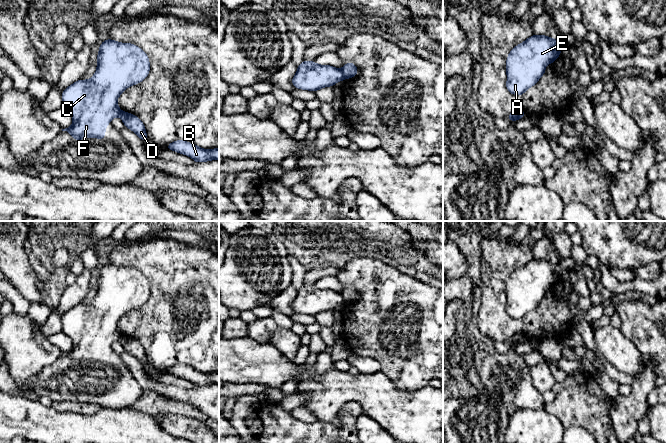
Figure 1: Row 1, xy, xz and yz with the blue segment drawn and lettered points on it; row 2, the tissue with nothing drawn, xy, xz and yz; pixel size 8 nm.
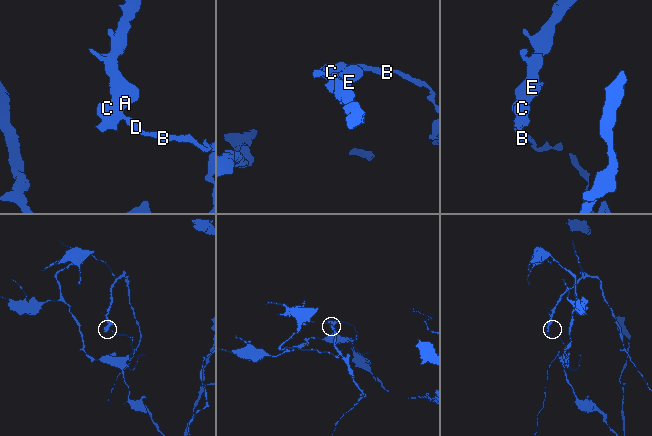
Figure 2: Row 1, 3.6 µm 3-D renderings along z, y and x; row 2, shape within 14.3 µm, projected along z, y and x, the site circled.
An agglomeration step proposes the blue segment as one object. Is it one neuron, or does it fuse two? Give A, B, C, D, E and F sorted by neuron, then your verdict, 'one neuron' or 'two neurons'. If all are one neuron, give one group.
groups A C E F / B D; two neurons

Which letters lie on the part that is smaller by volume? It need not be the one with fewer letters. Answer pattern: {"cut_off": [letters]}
{"cut_off": ["A", "C", "E", "F"]}

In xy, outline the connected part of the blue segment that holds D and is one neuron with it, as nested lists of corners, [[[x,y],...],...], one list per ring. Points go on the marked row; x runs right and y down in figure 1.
[[[121,111],[119,117],[122,119],[124,126],[136,133],[142,142],[148,140],[145,126],[139,117],[125,111]]]

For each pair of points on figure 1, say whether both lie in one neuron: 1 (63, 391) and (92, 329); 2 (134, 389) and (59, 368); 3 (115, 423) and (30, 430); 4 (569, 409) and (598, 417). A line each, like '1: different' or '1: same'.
1: same
2: same
3: same
4: same

